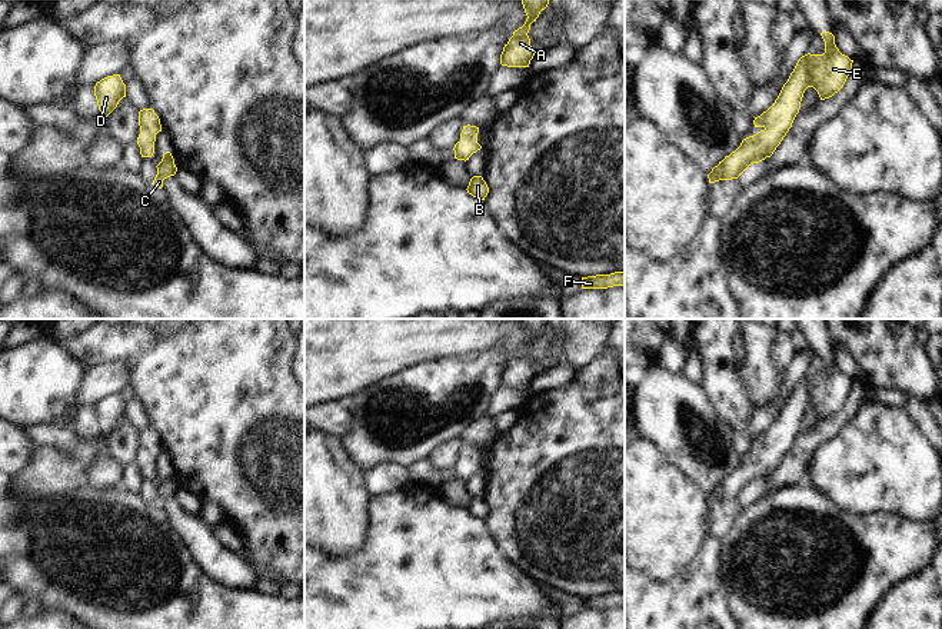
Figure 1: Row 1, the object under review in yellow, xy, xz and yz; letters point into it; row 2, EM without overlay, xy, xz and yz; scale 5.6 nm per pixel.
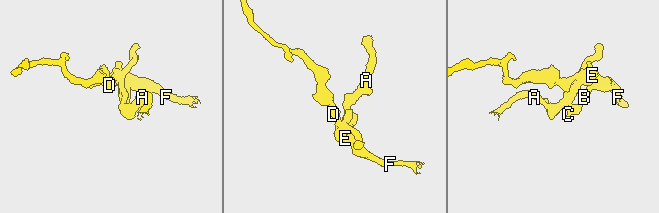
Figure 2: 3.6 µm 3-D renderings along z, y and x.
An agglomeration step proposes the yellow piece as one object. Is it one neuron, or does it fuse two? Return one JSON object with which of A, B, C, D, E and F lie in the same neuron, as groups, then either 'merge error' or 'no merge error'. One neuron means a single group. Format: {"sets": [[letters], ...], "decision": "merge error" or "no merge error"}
{"sets": [["A", "B", "C", "D", "E", "F"]], "decision": "no merge error"}

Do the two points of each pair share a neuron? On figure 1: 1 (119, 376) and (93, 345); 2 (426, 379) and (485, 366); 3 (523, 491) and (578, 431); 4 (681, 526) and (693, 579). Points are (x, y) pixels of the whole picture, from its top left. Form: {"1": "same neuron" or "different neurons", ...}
{"1": "different neurons", "2": "same neuron", "3": "same neuron", "4": "different neurons"}

